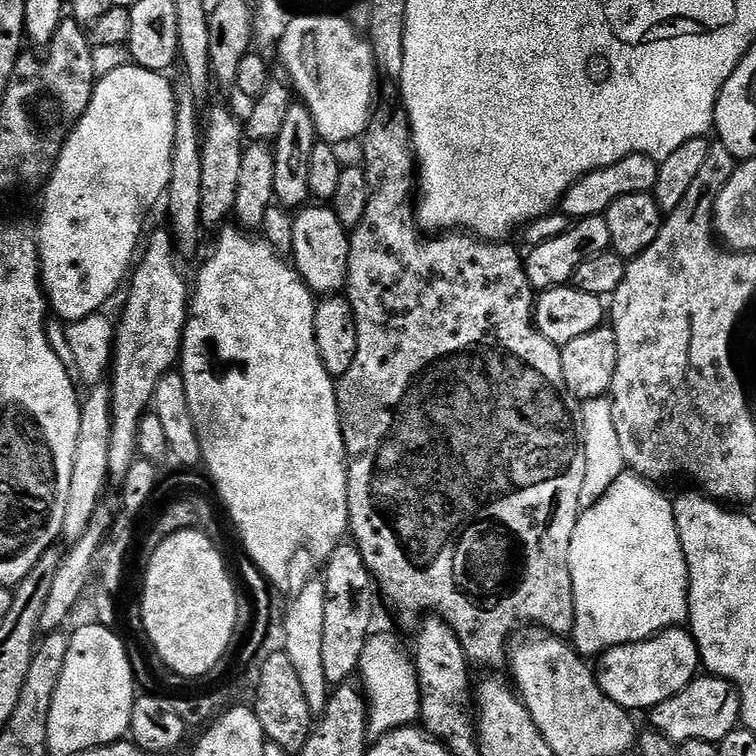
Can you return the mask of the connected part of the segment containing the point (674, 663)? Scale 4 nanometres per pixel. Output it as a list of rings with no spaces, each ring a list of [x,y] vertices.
[[[687,627],[668,628],[665,632],[633,644],[614,646],[601,652],[594,664],[596,685],[618,706],[629,710],[650,710],[666,698],[674,698],[701,671],[700,651]]]

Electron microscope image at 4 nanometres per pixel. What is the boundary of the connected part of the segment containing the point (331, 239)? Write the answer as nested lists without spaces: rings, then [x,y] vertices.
[[[304,206],[299,209],[292,226],[291,263],[304,279],[304,284],[313,294],[336,294],[348,282],[348,237],[349,233],[338,222],[336,213],[328,206]]]

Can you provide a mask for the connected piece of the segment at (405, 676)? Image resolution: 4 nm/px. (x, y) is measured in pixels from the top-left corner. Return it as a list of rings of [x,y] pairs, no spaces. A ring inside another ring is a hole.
[[[369,635],[362,650],[359,676],[368,707],[368,731],[373,737],[379,738],[396,728],[407,728],[417,723],[420,687],[416,681],[416,669],[413,661],[400,653],[399,646],[390,637]]]

